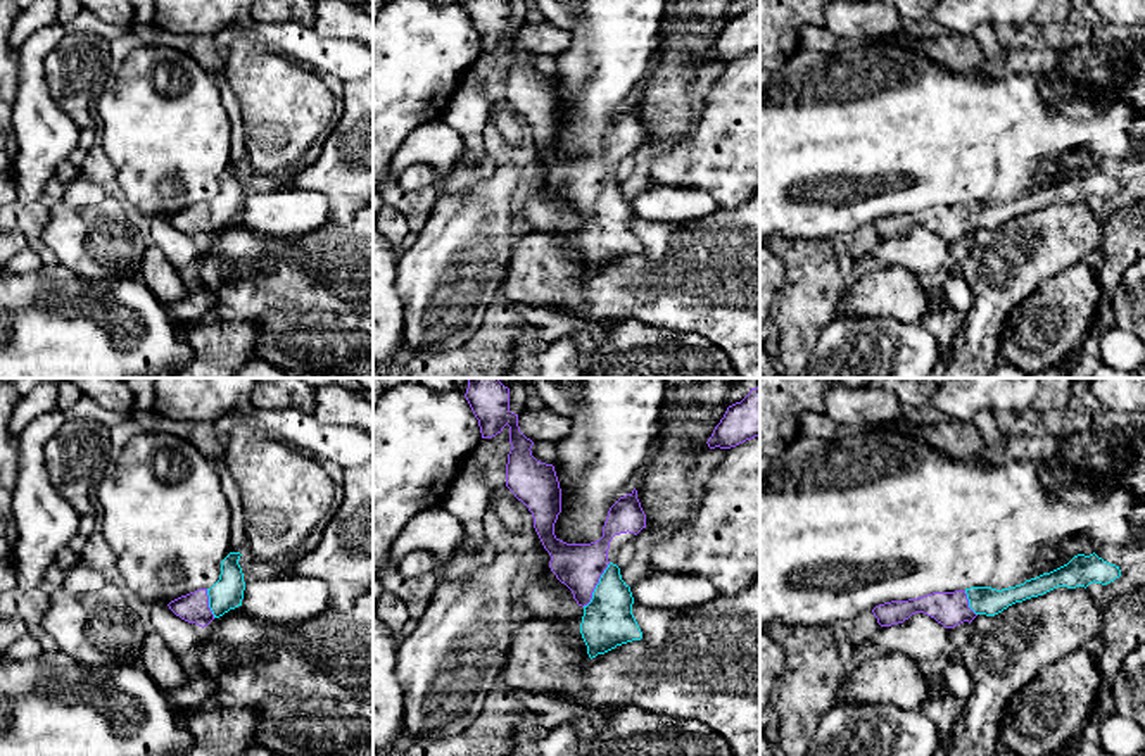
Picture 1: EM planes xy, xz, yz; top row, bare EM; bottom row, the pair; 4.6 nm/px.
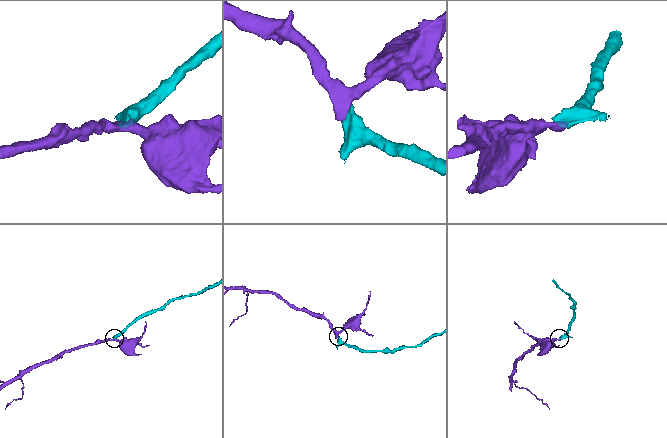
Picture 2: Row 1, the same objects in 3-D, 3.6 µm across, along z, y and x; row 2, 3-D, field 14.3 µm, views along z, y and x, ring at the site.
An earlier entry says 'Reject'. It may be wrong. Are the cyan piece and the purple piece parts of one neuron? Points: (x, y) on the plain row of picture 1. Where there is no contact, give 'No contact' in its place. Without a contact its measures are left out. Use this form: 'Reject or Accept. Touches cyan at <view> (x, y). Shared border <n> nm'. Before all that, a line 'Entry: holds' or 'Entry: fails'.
Entry: fails
Accept. Touches cyan at xz (596, 199). Shared border 240 nm

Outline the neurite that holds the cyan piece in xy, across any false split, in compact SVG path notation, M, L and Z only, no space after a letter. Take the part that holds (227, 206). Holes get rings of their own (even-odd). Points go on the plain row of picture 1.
M240 166L221 174L219 193L211 202L199 202L171 214L169 223L188 236L207 240L214 231L242 219L245 195L238 178Z

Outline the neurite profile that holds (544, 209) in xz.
M544 162L541 178L534 190L525 190L527 173L520 183L520 195L525 198L516 204L516 212L528 223L532 231L554 233L568 243L580 245L584 221L577 217L572 204L561 197L549 181L551 169Z

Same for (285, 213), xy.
M285 183L282 188L249 197L242 223L264 238L299 238L328 223L328 207L319 193Z

